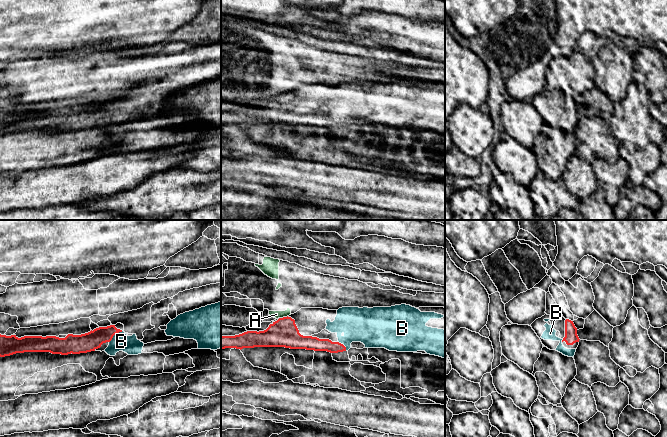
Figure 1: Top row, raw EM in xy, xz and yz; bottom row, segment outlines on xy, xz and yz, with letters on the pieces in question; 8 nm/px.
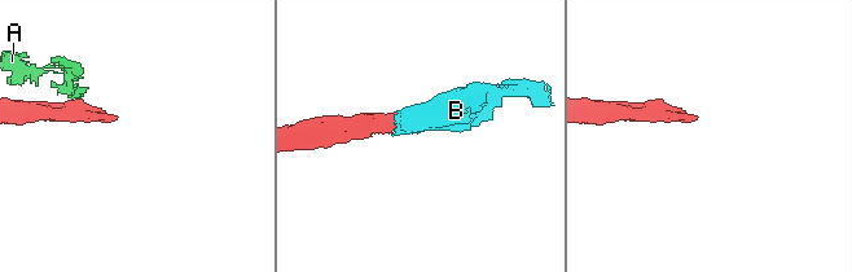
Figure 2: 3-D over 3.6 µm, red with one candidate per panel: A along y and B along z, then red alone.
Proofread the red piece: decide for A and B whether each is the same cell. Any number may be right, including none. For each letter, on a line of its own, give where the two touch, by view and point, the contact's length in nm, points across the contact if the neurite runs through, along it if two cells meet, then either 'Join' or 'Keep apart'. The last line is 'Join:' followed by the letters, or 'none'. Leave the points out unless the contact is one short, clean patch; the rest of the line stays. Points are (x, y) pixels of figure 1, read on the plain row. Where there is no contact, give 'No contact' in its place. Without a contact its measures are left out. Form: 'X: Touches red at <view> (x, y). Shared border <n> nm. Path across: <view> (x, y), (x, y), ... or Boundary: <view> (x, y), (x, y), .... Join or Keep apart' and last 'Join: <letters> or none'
A: Touches red at xz (283, 93). Shared border 80 nm. Boundary: xz (287, 91), (279, 94). Keep apart
B: Touches red at xy (114, 110). Shared border 140 nm. Path across: xy (87, 118), (103, 110), (114, 110), (121, 117). Join
Join: B

